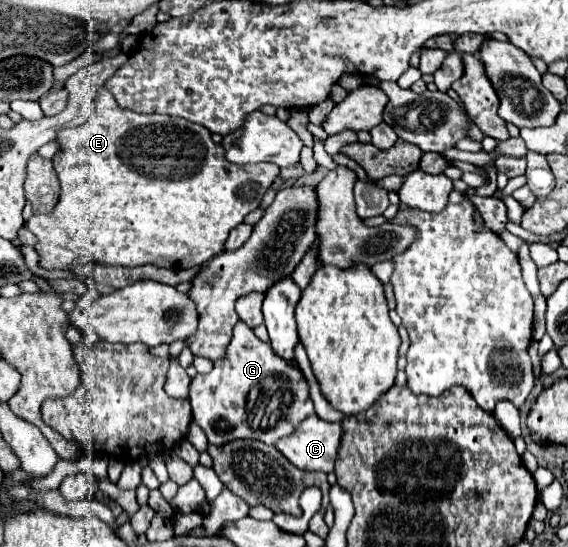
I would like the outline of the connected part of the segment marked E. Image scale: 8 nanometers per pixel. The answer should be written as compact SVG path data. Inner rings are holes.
M106 87L100 89L98 99L96 99L96 113L80 127L74 129L62 129L58 131L56 137L60 149L54 155L54 169L60 177L62 193L60 201L56 205L56 213L48 215L32 215L30 221L24 225L38 237L36 249L40 253L40 267L42 269L64 269L66 265L86 265L86 263L106 263L106 265L126 265L126 267L138 267L138 265L156 265L156 267L166 267L166 269L190 269L194 265L206 263L210 257L222 253L224 241L228 233L242 223L242 219L258 209L264 193L272 185L272 181L278 177L280 169L278 165L270 163L258 163L258 165L234 165L226 161L224 149L210 139L210 131L202 129L202 125L196 125L192 121L180 119L180 117L170 117L170 115L144 115L144 113L134 113L128 109L120 109L114 101L114 97L108 93Z

